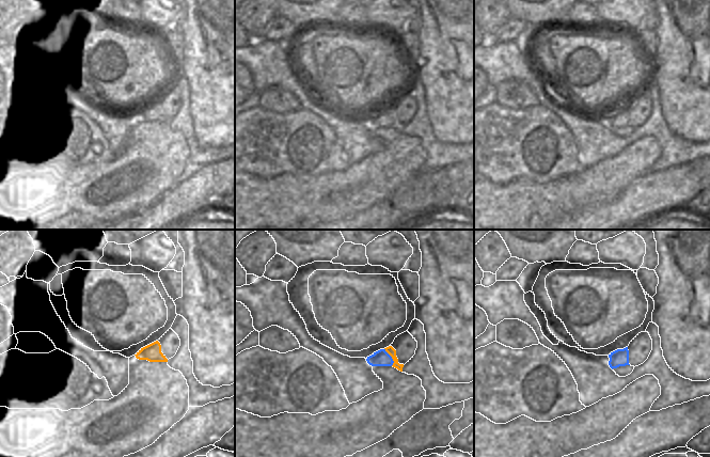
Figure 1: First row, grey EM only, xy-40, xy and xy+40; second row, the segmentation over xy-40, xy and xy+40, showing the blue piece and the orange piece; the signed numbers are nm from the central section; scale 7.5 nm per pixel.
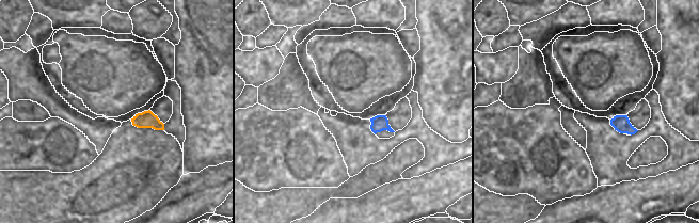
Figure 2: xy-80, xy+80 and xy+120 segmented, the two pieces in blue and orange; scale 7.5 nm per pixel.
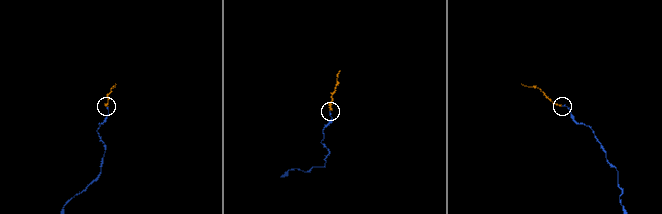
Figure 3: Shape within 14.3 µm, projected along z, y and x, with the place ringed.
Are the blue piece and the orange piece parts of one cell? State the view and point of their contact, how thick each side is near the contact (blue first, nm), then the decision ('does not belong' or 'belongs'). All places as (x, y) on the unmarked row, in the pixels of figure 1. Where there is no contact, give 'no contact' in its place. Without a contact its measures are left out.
xy (391, 117) | 120/60 nm | belongs

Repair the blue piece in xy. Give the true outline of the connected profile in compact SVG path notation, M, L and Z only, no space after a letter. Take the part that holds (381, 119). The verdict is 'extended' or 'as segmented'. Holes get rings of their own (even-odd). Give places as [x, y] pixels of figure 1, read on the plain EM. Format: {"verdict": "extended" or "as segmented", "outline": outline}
{"verdict": "extended", "outline": "M392 107L374 113L367 117L366 122L372 127L393 127L400 132L403 132L404 128L404 125L398 124L396 111Z"}

